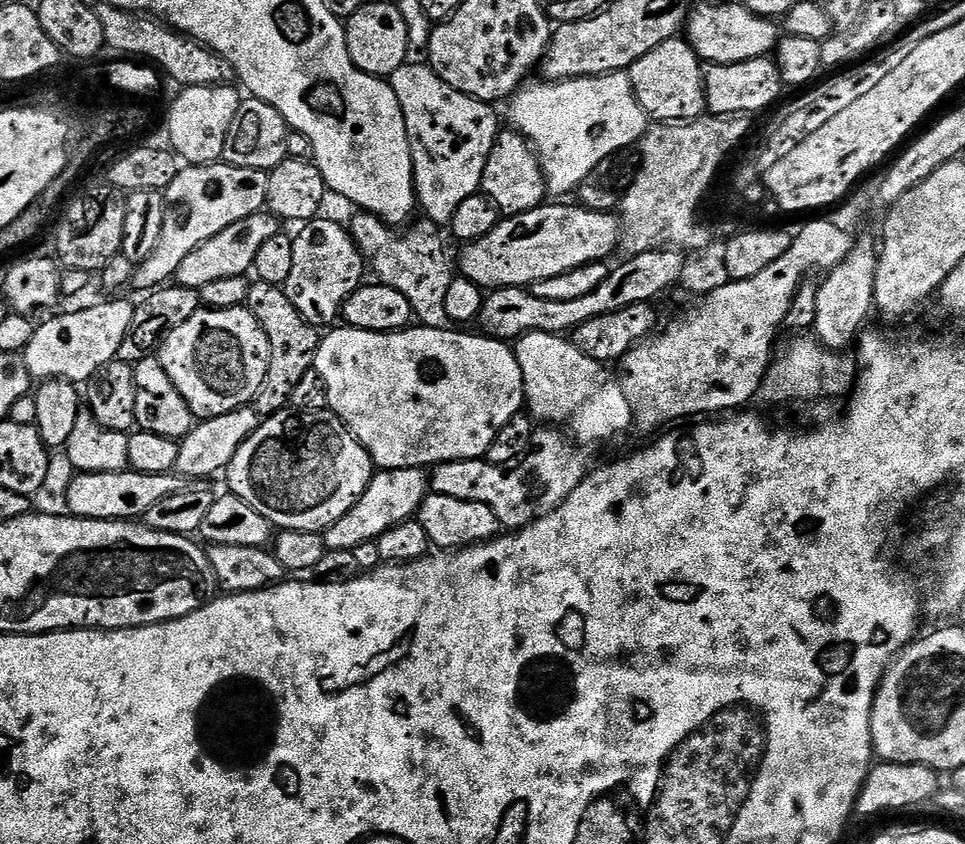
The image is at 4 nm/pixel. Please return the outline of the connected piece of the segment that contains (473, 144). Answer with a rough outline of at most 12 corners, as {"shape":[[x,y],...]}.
{"shape":[[427,63],[390,83],[416,203],[451,225],[481,191],[495,107]]}

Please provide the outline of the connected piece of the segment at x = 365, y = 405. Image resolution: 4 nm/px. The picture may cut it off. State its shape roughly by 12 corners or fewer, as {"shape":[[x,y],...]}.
{"shape":[[336,326],[314,371],[377,469],[487,457],[503,340]]}

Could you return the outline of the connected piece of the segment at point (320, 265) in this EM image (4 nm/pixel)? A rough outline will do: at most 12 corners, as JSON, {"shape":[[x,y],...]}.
{"shape":[[343,223],[292,236],[282,286],[318,330],[341,319],[366,274]]}

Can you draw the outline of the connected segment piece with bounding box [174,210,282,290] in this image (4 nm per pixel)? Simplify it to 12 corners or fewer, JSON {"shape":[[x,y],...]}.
{"shape":[[255,212],[202,242],[175,283],[199,290],[248,276],[258,249],[281,235],[271,212]]}

